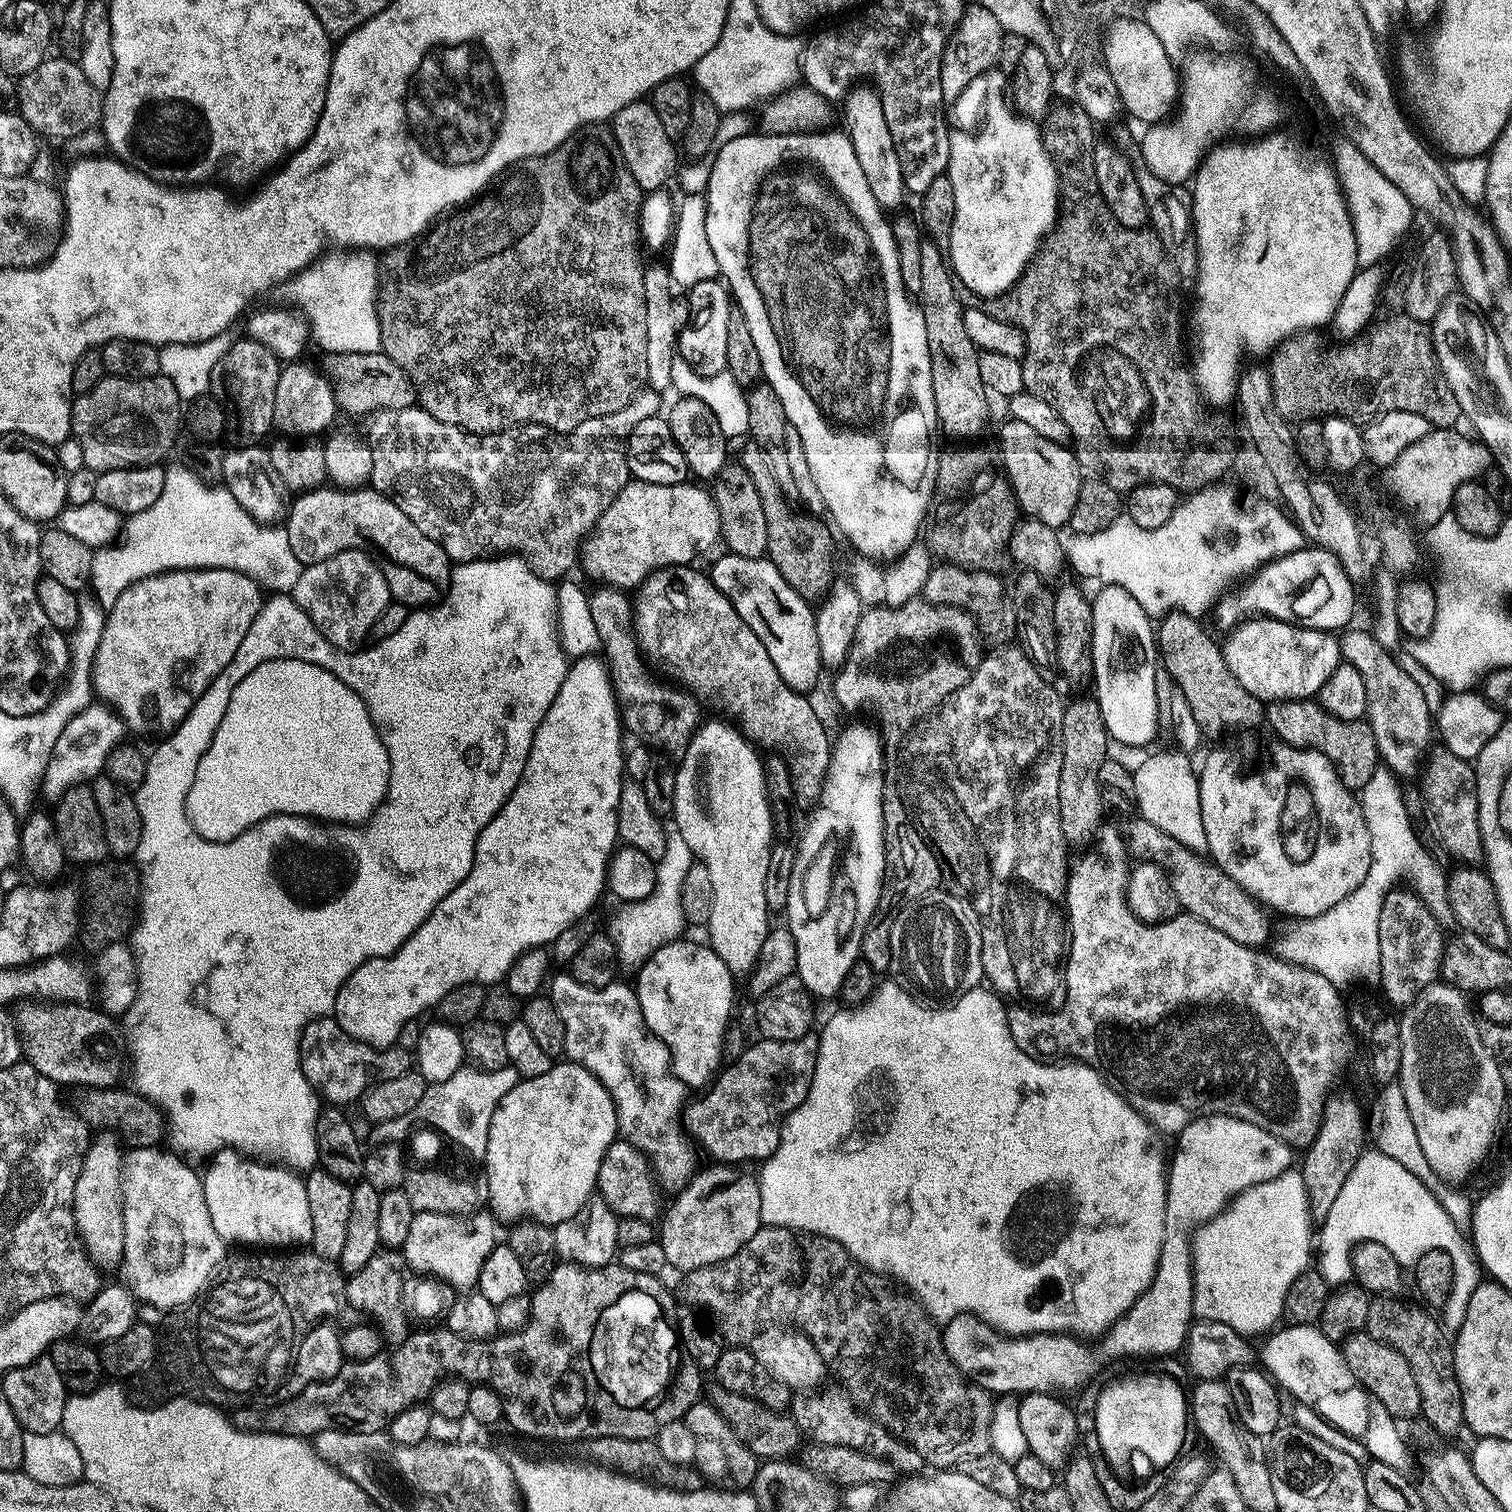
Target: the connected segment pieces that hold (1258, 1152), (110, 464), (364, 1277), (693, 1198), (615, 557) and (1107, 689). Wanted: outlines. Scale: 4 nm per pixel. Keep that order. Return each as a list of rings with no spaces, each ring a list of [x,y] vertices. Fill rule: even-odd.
[[[1197,1116],[1188,1121],[1175,1140],[1176,1153],[1173,1156],[1171,1153],[1166,1178],[1166,1216],[1169,1221],[1201,1221],[1209,1215],[1208,1208],[1220,1200],[1229,1199],[1255,1184],[1270,1182],[1293,1167],[1293,1149],[1274,1134],[1239,1120],[1237,1116]],[[1187,1200],[1192,1201],[1184,1204]]]
[[[105,375],[104,379],[86,394],[76,396],[72,401],[71,435],[82,446],[84,467],[97,474],[115,468],[135,468],[141,464],[155,463],[172,448],[176,431],[182,428],[182,401],[174,390],[174,382],[166,377],[151,376],[141,380],[131,380],[125,376]]]
[[[381,1250],[362,1266],[362,1270],[347,1277],[344,1289],[348,1307],[353,1313],[361,1312],[380,1331],[383,1343],[388,1346],[404,1344],[410,1335],[410,1317],[404,1310],[402,1282],[406,1275],[404,1257],[396,1250]]]
[[[712,1167],[716,1168],[697,1171],[687,1187],[675,1195],[676,1201],[669,1208],[667,1205],[658,1224],[658,1243],[665,1262],[672,1268],[680,1268],[681,1273],[693,1272],[695,1268],[717,1264],[738,1254],[762,1227],[759,1179],[752,1175],[732,1180],[731,1167]]]
[[[638,479],[625,483],[623,490],[600,509],[600,515],[583,537],[578,548],[579,571],[584,571],[592,580],[600,580],[596,582],[601,585],[632,590],[657,568],[667,568],[674,564],[691,565],[695,561],[692,559],[699,552],[706,551],[715,540],[717,542],[721,539],[719,510],[713,493],[692,483],[651,484]]]
[[[1106,584],[1099,590],[1097,596],[1091,597],[1094,699],[1100,707],[1104,729],[1115,733],[1118,724],[1122,727],[1123,742],[1140,746],[1156,732],[1158,636],[1144,607],[1121,584]]]

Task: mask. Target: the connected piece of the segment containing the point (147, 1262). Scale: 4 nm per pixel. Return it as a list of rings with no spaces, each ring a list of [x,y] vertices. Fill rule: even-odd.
[[[160,1146],[133,1148],[123,1153],[120,1162],[120,1200],[124,1203],[124,1263],[122,1265],[122,1273],[124,1272],[125,1278],[128,1279],[126,1281],[127,1287],[137,1301],[143,1302],[145,1300],[152,1308],[171,1310],[186,1304],[188,1297],[192,1296],[204,1284],[205,1277],[208,1277],[213,1265],[216,1265],[216,1261],[220,1260],[221,1244],[220,1240],[217,1240],[216,1233],[212,1231],[212,1225],[209,1223],[210,1210],[206,1206],[203,1179],[198,1175],[198,1172],[191,1168],[193,1165],[181,1159],[175,1151],[167,1150],[168,1152],[163,1152],[162,1149],[163,1147]]]

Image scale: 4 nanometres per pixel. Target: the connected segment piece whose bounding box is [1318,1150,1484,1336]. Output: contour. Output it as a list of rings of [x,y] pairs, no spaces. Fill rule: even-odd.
[[[1368,1150],[1354,1162],[1342,1191],[1338,1193],[1330,1214],[1319,1225],[1320,1264],[1318,1270],[1330,1286],[1340,1286],[1352,1276],[1350,1246],[1373,1240],[1399,1261],[1418,1261],[1427,1252],[1450,1254],[1454,1266],[1454,1281],[1450,1294],[1441,1305],[1442,1327],[1448,1336],[1455,1336],[1465,1321],[1470,1297],[1482,1282],[1483,1265],[1474,1243],[1455,1227],[1452,1220],[1433,1194],[1414,1176],[1382,1151]]]

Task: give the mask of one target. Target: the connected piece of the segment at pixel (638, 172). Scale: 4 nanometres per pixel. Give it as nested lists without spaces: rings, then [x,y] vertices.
[[[639,99],[630,106],[622,106],[622,110],[618,110],[618,114],[612,117],[610,127],[612,137],[616,139],[616,145],[620,148],[620,156],[630,174],[634,174],[641,190],[645,193],[652,192],[655,188],[662,187],[671,176],[673,179],[678,168],[677,145],[666,134],[666,129],[663,128],[662,121],[651,103]]]

